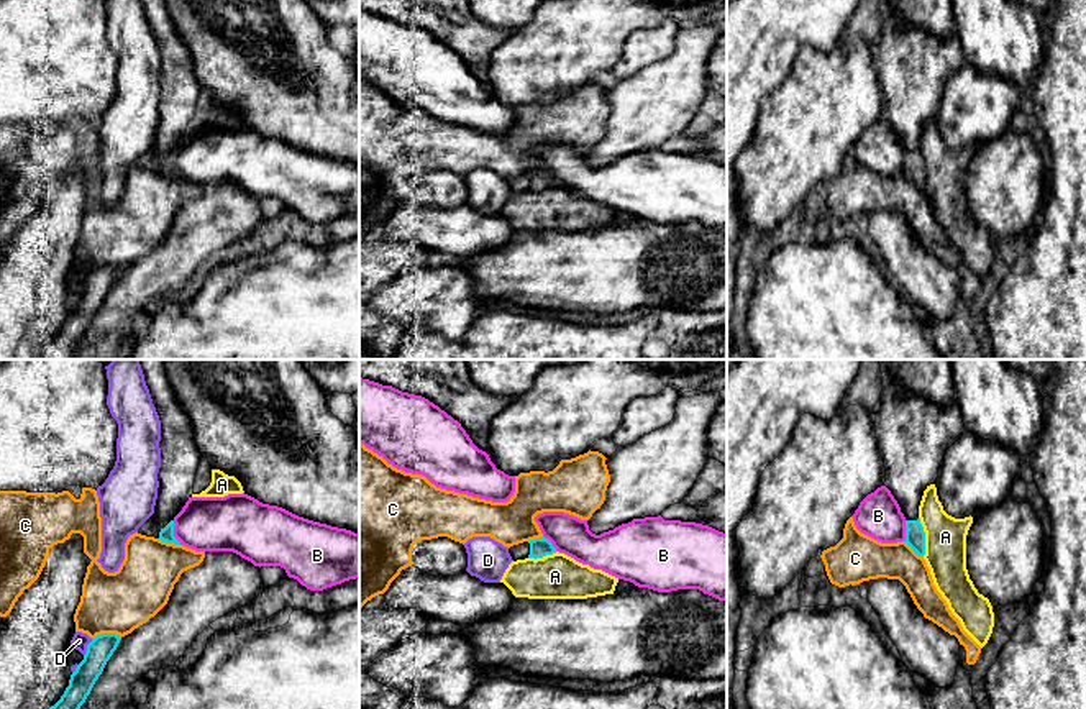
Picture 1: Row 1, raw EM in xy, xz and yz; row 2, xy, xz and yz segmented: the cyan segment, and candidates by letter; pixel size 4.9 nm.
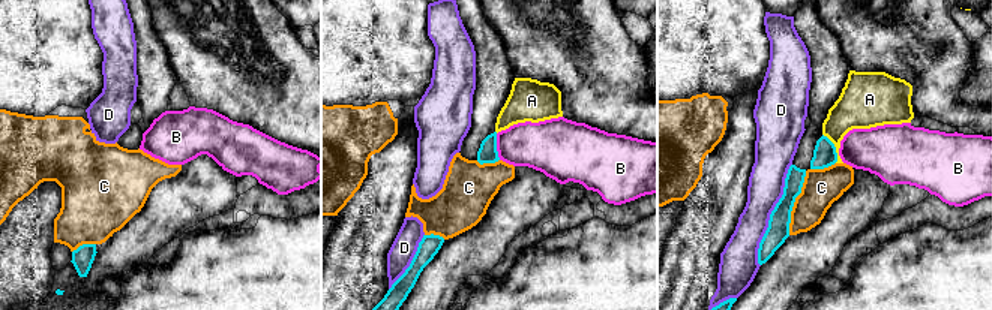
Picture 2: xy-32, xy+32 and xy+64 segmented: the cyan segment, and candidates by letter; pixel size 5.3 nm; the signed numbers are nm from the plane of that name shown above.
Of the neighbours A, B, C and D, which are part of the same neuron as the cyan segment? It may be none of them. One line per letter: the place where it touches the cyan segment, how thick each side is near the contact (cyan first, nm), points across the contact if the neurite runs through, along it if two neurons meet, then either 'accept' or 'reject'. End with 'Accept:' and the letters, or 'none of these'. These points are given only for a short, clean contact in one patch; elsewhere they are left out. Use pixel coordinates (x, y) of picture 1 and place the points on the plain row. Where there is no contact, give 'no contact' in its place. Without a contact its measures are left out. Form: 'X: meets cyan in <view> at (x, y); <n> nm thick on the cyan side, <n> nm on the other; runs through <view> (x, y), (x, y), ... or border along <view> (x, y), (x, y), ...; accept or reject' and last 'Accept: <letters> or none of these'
A: meets cyan in yz at (924, 169); 100 nm thick on the cyan side, 200 nm on the other; reject
B: meets cyan in xy at (173, 164); 70 nm thick on the cyan side, 280 nm on the other; border along xy (173, 153), (174, 169), (181, 176); reject
C: meets cyan in xy at (105, 266); 120 nm thick on the cyan side, 300 nm on the other; reject
D: meets cyan in xy at (87, 279); 120 nm thick on the cyan side, 80 nm on the other; reject
Accept: none of these

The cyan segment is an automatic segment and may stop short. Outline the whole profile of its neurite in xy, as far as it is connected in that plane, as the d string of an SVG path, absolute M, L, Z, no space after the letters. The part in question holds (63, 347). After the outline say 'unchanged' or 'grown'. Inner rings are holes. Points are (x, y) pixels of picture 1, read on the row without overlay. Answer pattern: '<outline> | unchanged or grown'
M102 266L92 271L84 292L71 307L69 318L61 332L43 346L39 359L74 359L77 343L85 335L120 272L121 269L116 266Z | unchanged

